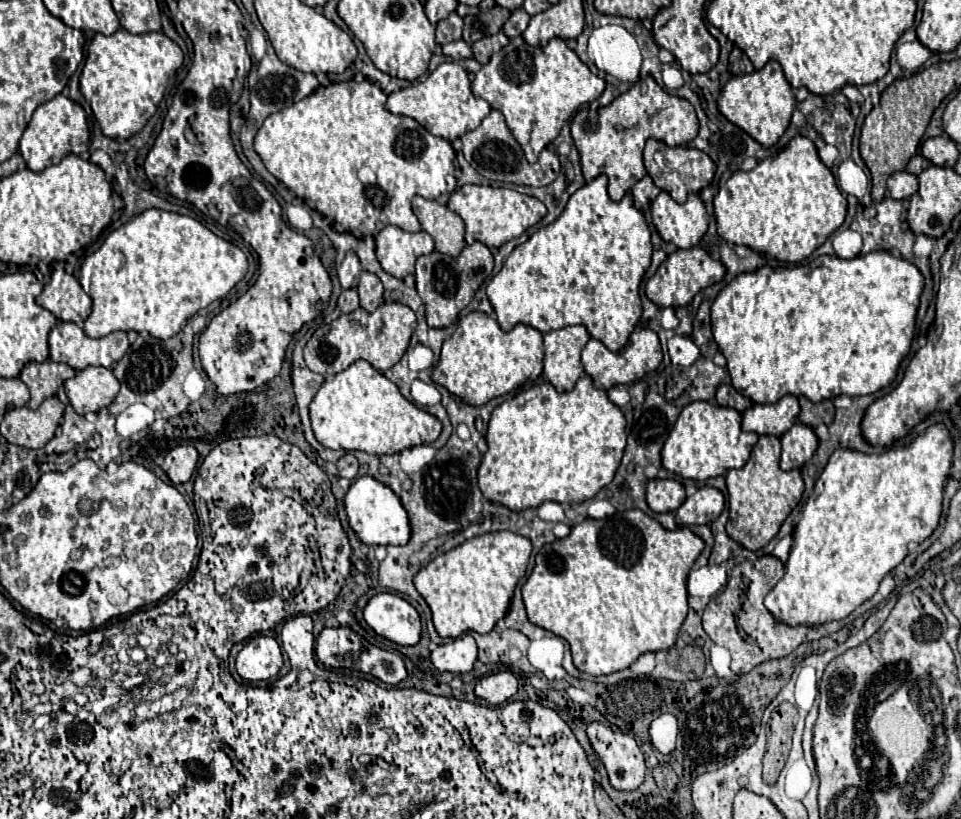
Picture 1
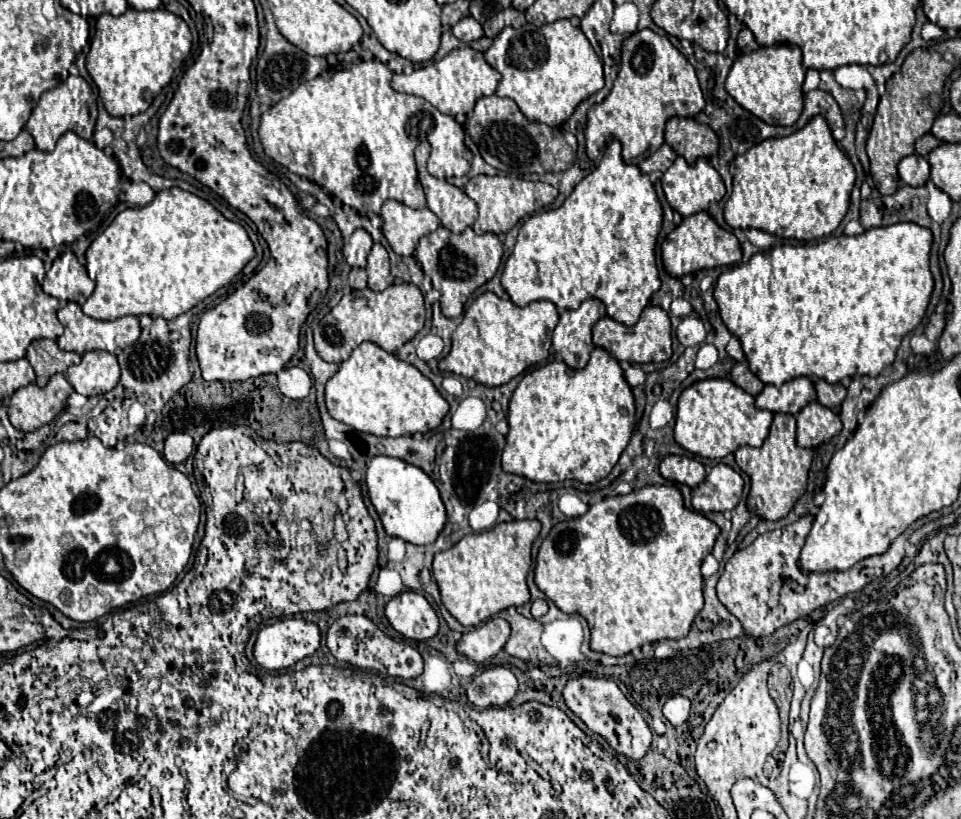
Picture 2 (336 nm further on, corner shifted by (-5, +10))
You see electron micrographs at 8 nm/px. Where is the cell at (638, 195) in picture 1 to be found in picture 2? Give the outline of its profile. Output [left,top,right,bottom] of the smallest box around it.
[638,145,676,173]

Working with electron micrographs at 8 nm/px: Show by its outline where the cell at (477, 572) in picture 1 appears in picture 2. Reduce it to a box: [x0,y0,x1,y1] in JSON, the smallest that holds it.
[432,519,540,627]

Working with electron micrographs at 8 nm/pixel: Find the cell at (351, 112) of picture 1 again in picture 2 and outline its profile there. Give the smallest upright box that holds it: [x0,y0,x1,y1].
[260,59,470,213]

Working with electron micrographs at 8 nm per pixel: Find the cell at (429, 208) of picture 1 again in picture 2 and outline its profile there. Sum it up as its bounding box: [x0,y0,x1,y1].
[416,141,478,233]

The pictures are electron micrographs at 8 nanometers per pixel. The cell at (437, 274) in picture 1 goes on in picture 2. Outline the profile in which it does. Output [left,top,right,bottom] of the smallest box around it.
[416,227,502,319]

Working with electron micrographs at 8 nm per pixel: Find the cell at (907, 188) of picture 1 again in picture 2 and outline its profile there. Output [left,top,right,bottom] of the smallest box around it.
[898,155,930,187]

